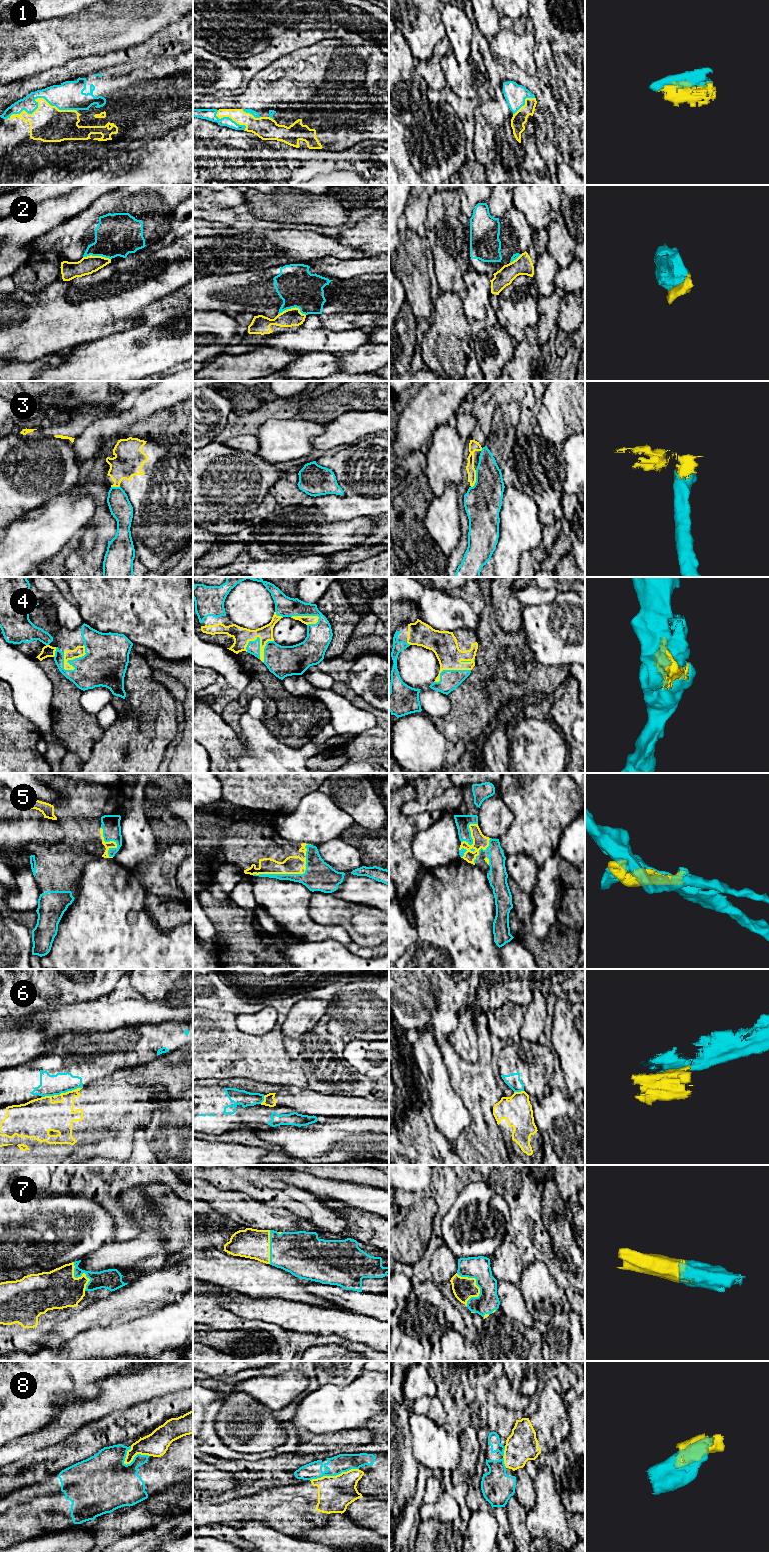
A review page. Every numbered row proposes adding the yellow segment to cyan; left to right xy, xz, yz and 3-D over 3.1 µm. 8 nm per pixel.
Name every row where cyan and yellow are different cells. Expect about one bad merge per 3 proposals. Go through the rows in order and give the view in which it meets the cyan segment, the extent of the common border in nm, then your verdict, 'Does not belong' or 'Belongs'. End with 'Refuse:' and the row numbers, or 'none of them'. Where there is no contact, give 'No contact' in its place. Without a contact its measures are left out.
1: Touches cyan in xy. Shared border 550 nm. Belongs
2: Touches cyan in xz. Shared border 220 nm. Does not belong
3: Touches cyan in yz. Shared border 150 nm. Does not belong
4: Touches cyan in xy. Shared border 260 nm. Belongs
5: Touches cyan in xz. Shared border 550 nm. Belongs
6: Touches cyan in xy. Shared border 340 nm. Does not belong
7: Touches cyan in yz. Shared border 280 nm. Belongs
8: Touches cyan in xz. Shared border 400 nm. Does not belong
Refuse: 2, 3, 6, 8

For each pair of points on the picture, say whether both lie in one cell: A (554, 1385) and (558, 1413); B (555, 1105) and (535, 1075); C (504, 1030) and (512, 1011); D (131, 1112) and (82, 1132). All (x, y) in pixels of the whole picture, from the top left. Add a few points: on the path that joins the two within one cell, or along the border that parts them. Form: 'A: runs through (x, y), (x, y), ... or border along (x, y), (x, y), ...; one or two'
A: runs through (552, 1392), (552, 1406); one
B: border along (545, 1095), (542, 1098); two
C: runs through (505, 1025), (510, 1016); one
D: runs through (119, 1112), (107, 1112), (99, 1120), (94, 1120); one

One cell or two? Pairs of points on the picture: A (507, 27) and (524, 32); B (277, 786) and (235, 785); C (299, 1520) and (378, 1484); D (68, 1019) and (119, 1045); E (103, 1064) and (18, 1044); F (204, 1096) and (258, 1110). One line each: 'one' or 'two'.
A: one
B: one
C: two
D: two
E: two
F: one

